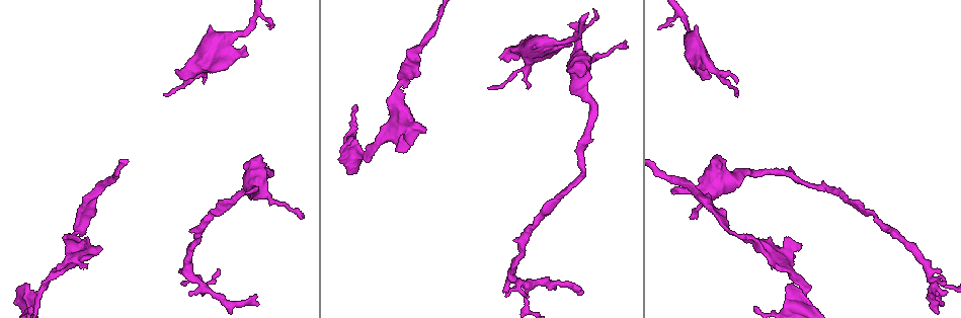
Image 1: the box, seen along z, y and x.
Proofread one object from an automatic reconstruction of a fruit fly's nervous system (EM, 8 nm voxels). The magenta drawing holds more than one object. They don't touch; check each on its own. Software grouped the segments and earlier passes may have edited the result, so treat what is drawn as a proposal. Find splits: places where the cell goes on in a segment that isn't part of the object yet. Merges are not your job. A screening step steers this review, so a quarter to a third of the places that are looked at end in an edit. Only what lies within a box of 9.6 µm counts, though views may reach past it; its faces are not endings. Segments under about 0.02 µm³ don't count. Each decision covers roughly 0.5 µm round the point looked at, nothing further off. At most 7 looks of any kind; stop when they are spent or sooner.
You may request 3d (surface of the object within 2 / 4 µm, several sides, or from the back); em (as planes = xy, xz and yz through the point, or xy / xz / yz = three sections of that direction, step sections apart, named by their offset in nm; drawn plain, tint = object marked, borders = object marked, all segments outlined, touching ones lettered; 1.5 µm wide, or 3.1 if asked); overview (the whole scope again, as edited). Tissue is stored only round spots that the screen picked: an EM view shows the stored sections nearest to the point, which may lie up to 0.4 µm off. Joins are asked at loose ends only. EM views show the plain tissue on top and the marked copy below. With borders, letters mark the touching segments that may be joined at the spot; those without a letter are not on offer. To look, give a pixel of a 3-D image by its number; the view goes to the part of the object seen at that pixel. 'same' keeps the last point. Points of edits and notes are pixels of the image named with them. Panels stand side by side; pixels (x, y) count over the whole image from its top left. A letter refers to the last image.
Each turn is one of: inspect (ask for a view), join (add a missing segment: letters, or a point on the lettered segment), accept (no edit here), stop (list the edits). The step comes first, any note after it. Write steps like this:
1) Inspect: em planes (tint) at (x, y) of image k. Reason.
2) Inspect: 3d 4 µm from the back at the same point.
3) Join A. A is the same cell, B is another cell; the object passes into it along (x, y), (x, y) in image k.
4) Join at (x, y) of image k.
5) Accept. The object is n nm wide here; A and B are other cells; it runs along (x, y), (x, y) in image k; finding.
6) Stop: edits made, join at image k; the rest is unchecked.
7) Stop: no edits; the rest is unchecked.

Inspect: em xy step 4 (borders) at (942, 304) of image 1. Branch stops here.

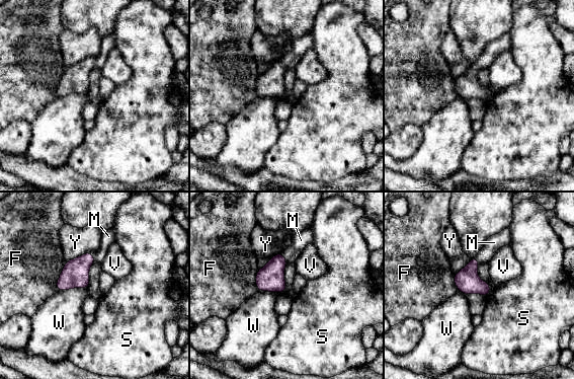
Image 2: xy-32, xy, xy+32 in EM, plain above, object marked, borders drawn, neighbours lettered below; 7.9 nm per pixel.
Join M. The object is 100 nm wide here; M is the same cell, F, S, V, W and Y are other cells; the object passes into it along (270, 278), (283, 257), (301, 240) in image 2; the cell continues.

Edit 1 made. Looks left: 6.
Inspect: overview.

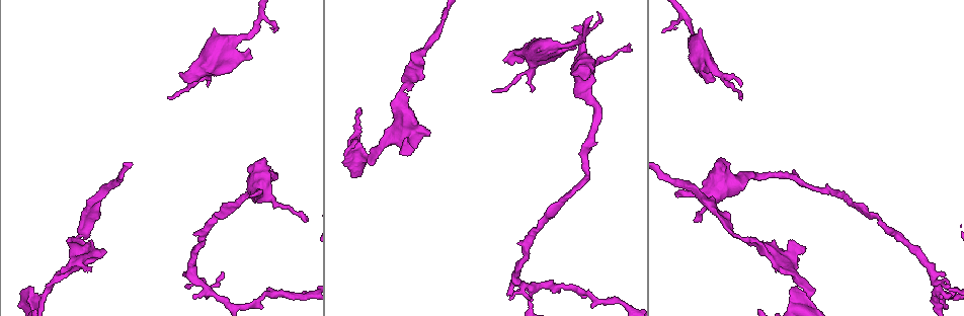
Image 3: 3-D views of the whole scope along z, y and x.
Inspect: em planes (borders) at (740, 96) of image 3. Thin end.

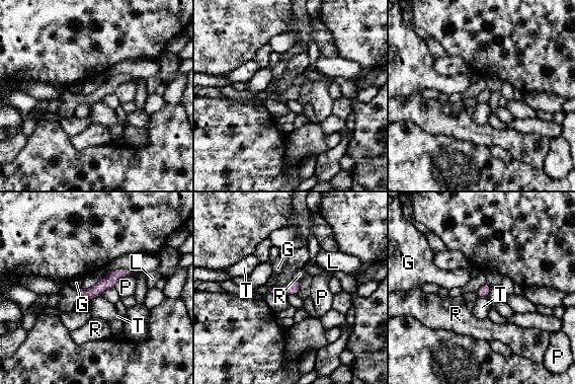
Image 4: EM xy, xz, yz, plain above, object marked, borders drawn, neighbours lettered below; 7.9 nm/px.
Accept. G, L, P, R and T are other cells; none of them fits.

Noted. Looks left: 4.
Inspect: em planes (tint) at (345, 158) of image 3. Free end.

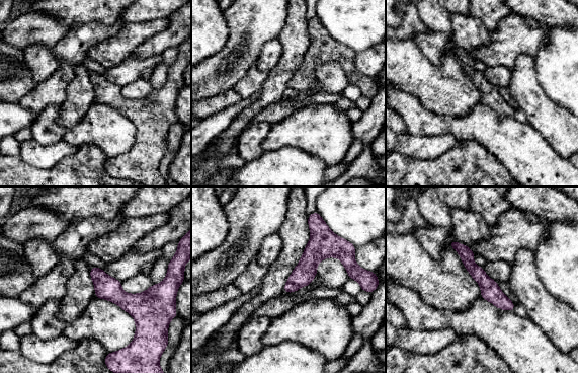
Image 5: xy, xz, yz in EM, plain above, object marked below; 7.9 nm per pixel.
Inspect: em planes (borders) at the same point. What lies round it.

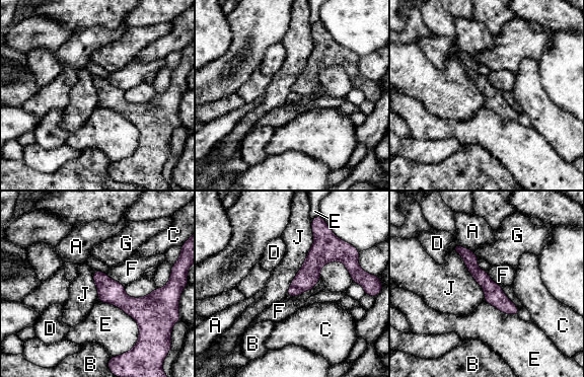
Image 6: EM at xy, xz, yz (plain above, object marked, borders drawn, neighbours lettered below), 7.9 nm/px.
Accept. A, B, C, D, E, F, G and J are other cells; a border runs along (311, 220), (313, 243), (286, 296) in image 6; none of them fits.

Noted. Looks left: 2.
Stop: edits made, join at image 2; the rest is unchecked.

